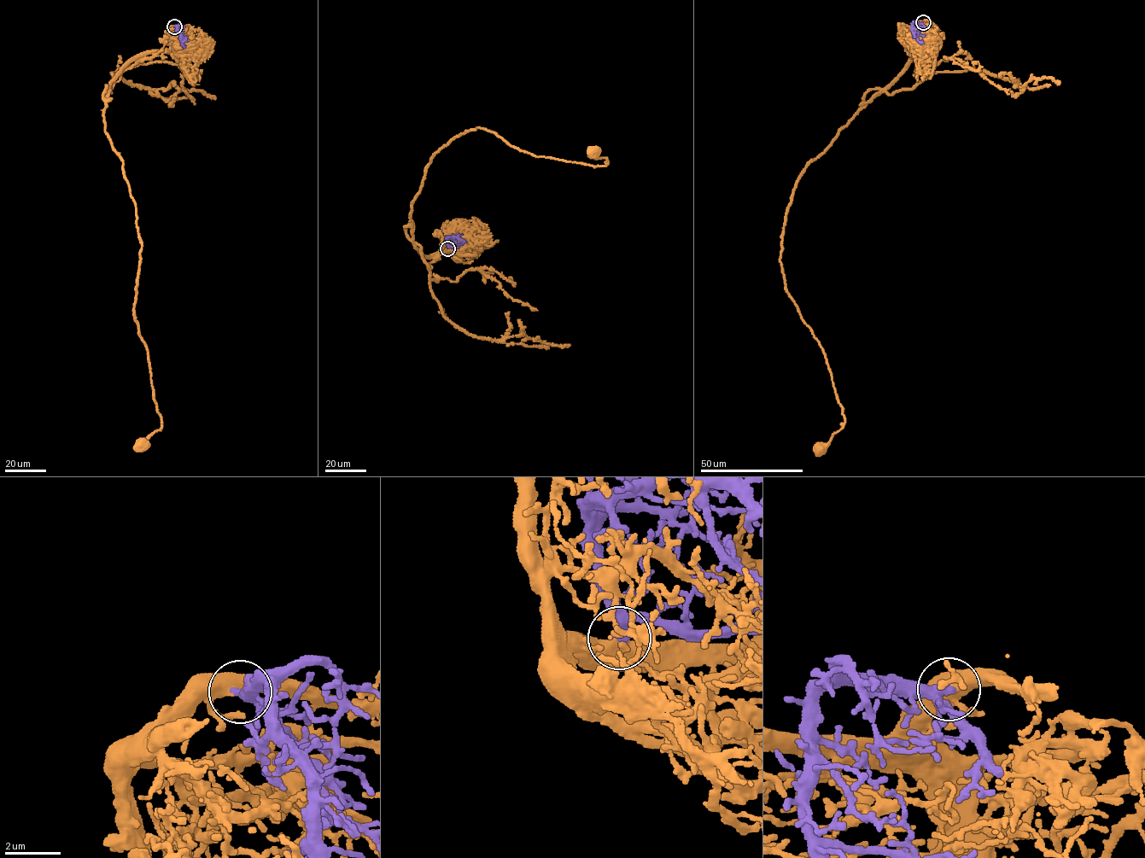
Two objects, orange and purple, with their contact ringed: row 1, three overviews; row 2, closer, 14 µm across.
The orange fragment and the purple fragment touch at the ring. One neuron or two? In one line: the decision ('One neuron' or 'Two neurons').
One neuron

